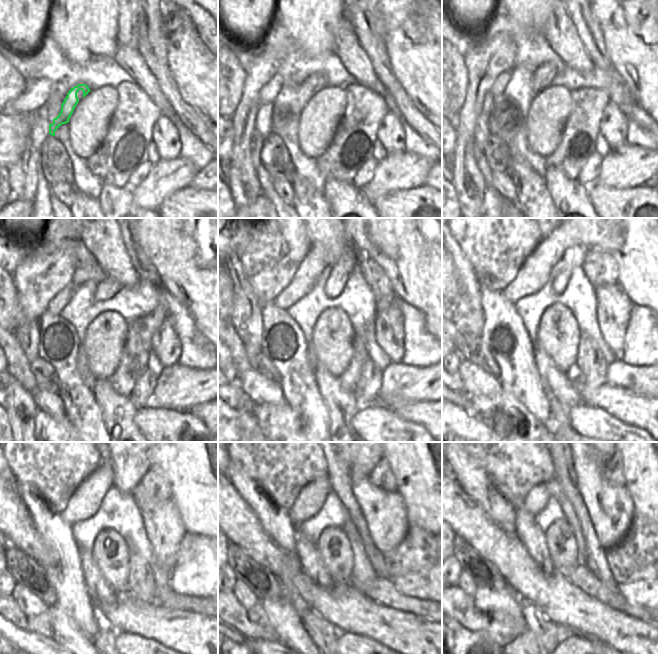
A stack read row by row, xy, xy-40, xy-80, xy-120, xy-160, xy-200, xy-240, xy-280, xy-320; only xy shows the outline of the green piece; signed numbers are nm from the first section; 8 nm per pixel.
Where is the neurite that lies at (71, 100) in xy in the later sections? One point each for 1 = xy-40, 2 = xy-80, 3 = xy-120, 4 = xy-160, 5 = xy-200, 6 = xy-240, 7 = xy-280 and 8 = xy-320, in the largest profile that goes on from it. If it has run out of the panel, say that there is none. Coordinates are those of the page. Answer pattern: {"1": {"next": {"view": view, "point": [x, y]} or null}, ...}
{"1": {"next": {"view": "xy-40", "point": [314, 80]}}, "2": {"next": {"view": "xy-80", "point": [544, 74]}}, "3": {"next": {"view": "xy-120", "point": [108, 288]}}, "4": {"next": {"view": "xy-160", "point": [334, 286]}}, "5": {"next": {"view": "xy-200", "point": [573, 257]}}, "6": {"next": {"view": "xy-240", "point": [131, 462]}}, "7": {"next": {"view": "xy-280", "point": [361, 462]}}, "8": {"next": {"view": "xy-320", "point": [601, 462]}}}

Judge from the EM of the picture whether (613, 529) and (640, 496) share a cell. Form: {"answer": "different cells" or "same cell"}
{"answer": "different cells"}

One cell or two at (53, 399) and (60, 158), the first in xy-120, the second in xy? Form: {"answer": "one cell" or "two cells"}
{"answer": "two cells"}

